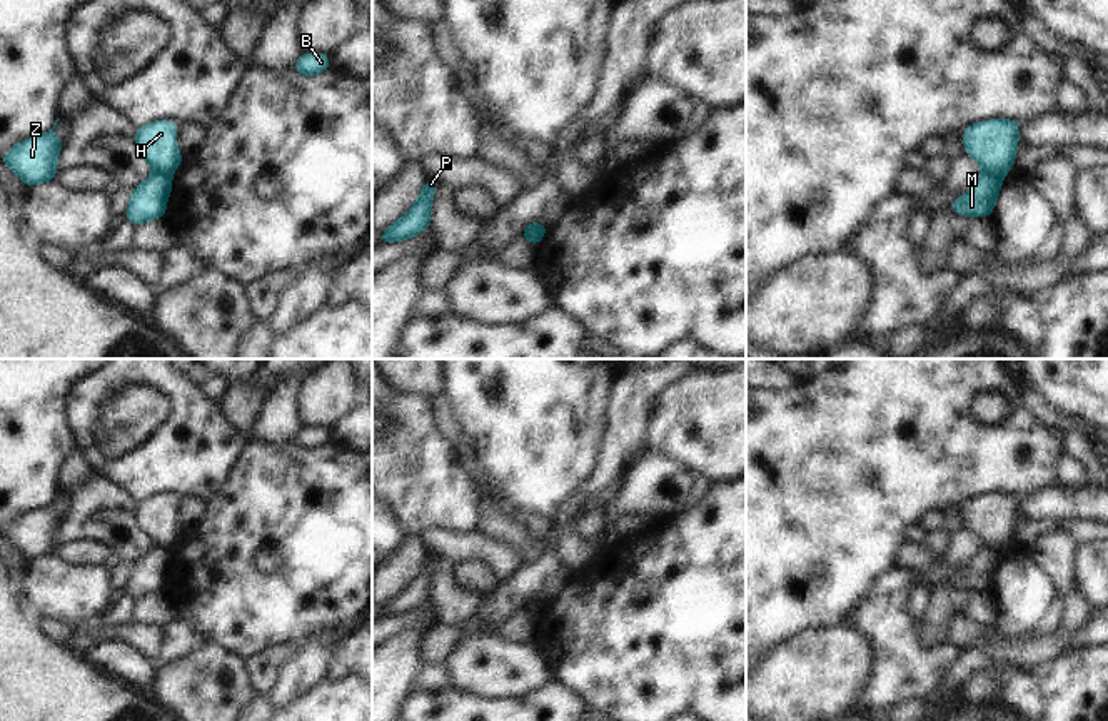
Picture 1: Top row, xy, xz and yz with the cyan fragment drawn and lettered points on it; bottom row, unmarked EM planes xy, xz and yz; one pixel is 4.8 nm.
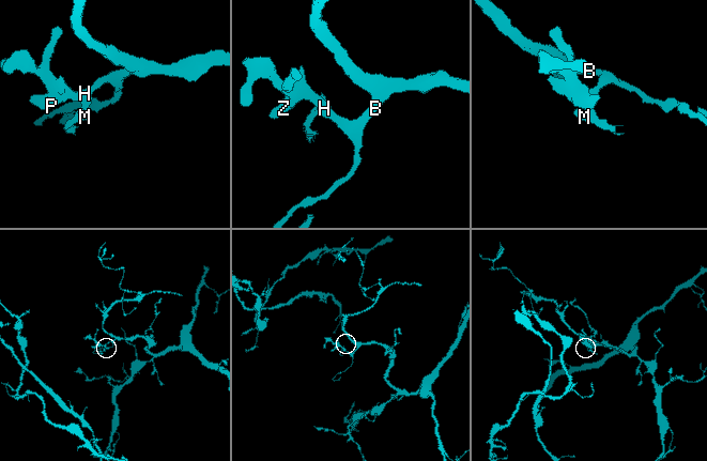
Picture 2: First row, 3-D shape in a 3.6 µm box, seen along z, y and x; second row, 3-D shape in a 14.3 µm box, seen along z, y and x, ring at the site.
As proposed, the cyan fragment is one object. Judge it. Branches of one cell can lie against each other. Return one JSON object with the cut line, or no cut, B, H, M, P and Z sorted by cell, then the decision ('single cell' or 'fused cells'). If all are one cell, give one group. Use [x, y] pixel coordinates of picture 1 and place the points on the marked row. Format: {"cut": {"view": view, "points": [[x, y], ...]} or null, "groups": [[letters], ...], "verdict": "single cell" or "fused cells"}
{"cut": {"view": "yz", "points": [[985, 172], [1000, 181]]}, "groups": [["B", "H", "P", "Z"], ["M"]], "verdict": "fused cells"}

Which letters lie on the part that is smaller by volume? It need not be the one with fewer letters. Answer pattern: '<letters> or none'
M

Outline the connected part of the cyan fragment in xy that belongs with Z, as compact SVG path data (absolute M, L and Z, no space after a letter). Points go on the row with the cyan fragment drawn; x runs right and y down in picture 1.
M60 118L55 120L48 132L15 144L0 159L0 162L8 165L28 187L55 179L57 157L63 145L63 140L53 132L58 120Z

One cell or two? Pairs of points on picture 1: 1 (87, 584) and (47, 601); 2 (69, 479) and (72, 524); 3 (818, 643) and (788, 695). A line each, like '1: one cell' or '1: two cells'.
1: one cell
2: two cells
3: one cell

